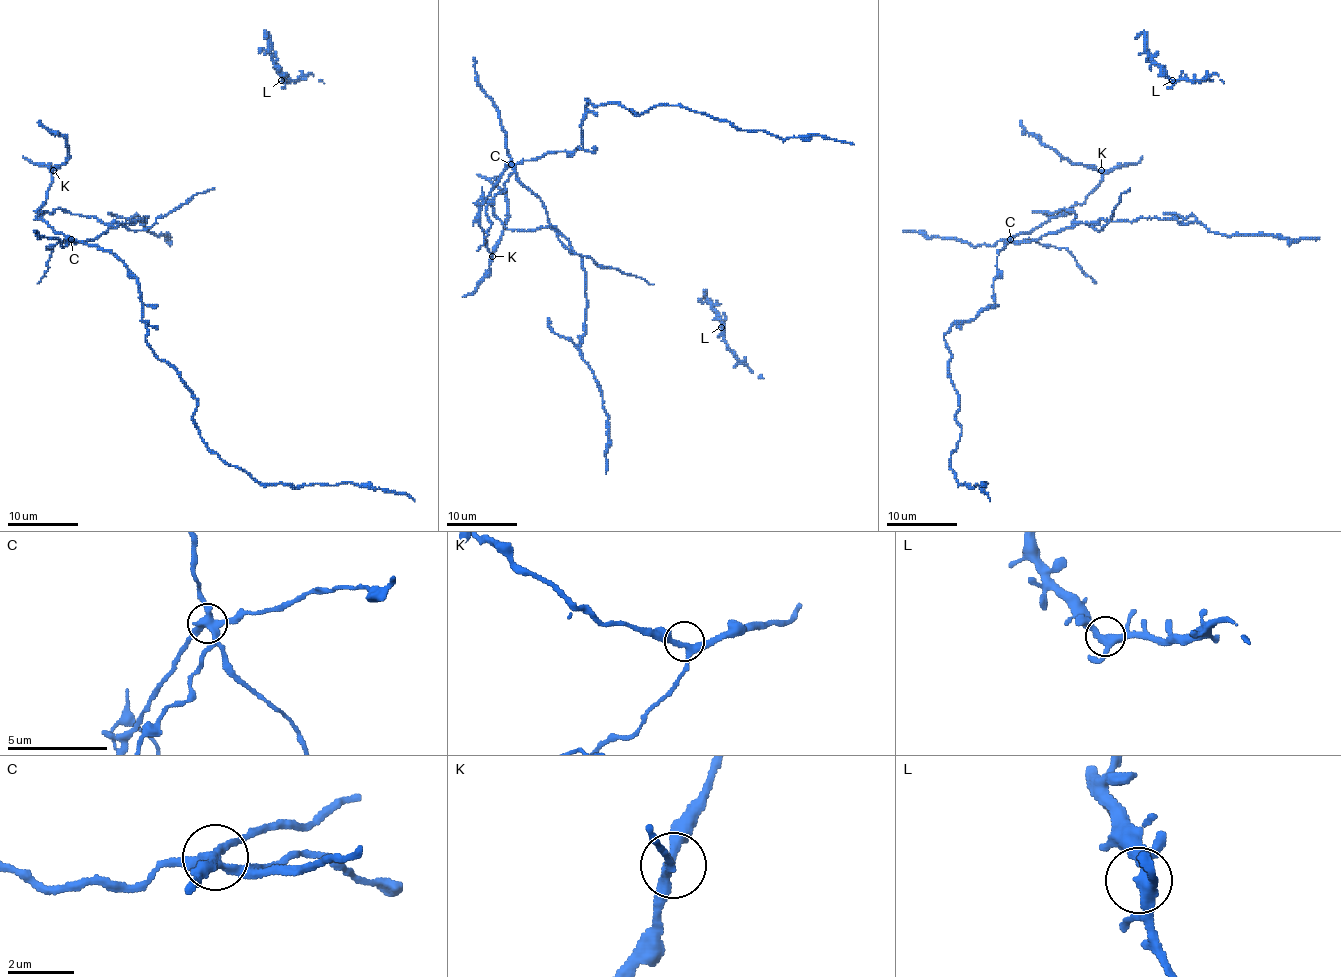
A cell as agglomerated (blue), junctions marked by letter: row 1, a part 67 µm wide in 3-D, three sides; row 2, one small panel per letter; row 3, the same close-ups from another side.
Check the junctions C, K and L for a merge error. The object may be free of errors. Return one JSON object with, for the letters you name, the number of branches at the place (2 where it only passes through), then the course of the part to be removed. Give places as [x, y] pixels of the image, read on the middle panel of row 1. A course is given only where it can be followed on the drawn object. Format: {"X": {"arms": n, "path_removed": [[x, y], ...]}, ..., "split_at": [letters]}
{"C": {"arms": 4, "path_removed": [[510, 164], [581, 258], [586, 314], [579, 355], [590, 366], [608, 415], [606, 474]]}, "split_at": ["C"]}

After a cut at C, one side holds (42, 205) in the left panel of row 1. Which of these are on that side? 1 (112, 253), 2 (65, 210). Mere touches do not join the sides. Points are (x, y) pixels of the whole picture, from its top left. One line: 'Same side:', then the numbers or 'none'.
Same side: 1

